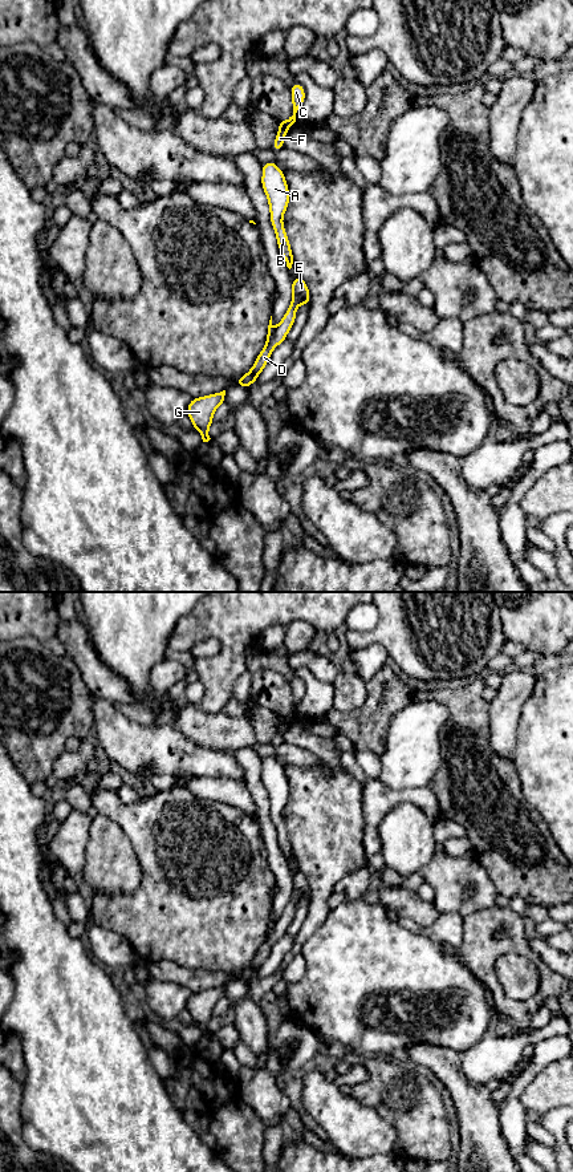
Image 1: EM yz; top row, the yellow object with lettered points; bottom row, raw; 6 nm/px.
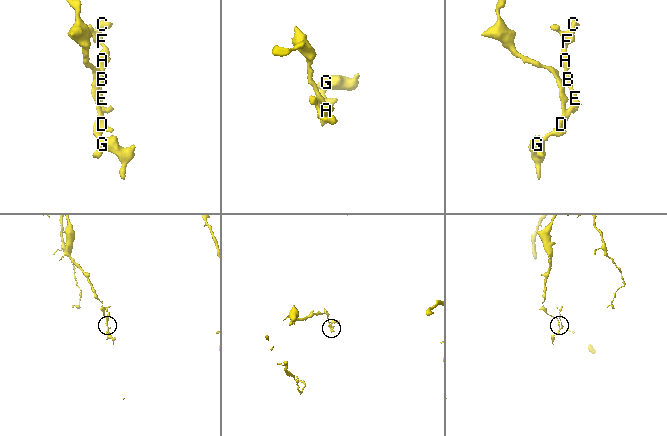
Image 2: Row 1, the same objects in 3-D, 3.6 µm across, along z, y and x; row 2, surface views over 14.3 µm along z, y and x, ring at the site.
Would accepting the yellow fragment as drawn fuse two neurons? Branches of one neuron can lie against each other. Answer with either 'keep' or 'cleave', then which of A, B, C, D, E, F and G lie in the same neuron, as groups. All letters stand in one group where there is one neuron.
cleave; groups A B C D E F / G

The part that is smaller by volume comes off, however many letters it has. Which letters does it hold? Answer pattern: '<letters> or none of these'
A, B, C, D, E, F

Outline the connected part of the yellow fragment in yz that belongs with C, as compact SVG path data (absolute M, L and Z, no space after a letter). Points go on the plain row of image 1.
M294 677L292 680L290 688L292 688L293 710L285 715L279 715L277 730L276 730L276 734L272 741L273 746L280 746L281 743L284 743L284 733L285 733L289 722L296 717L296 707L305 696L305 684L298 677Z

